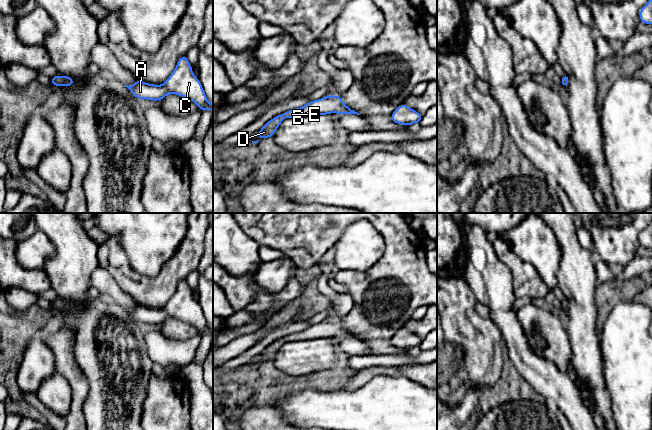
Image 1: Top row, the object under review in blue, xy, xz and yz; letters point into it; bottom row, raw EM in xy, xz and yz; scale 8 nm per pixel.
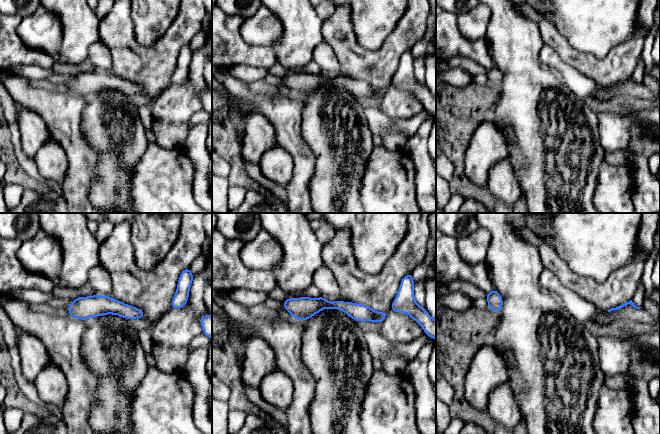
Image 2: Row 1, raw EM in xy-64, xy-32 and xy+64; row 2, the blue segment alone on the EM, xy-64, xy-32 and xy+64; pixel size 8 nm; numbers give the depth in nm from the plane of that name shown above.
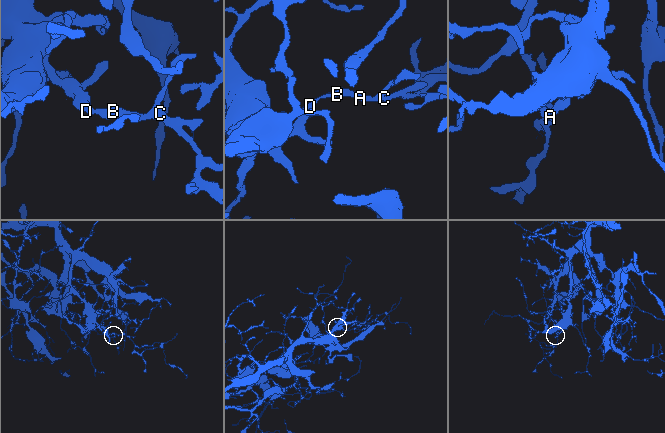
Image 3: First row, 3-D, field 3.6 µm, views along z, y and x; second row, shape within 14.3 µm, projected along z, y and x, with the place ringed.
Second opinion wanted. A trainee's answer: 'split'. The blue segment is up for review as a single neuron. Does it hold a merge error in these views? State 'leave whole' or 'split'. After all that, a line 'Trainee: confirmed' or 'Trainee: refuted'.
leave whole
Trainee: refuted

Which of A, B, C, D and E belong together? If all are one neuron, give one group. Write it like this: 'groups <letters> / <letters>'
groups A B C D E

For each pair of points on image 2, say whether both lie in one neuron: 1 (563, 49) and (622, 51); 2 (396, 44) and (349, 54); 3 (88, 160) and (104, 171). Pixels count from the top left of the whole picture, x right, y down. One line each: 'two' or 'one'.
1: one
2: one
3: two

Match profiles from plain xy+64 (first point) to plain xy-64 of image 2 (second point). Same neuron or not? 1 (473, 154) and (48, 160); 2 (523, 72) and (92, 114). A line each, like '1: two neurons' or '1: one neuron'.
1: two neurons
2: one neuron

